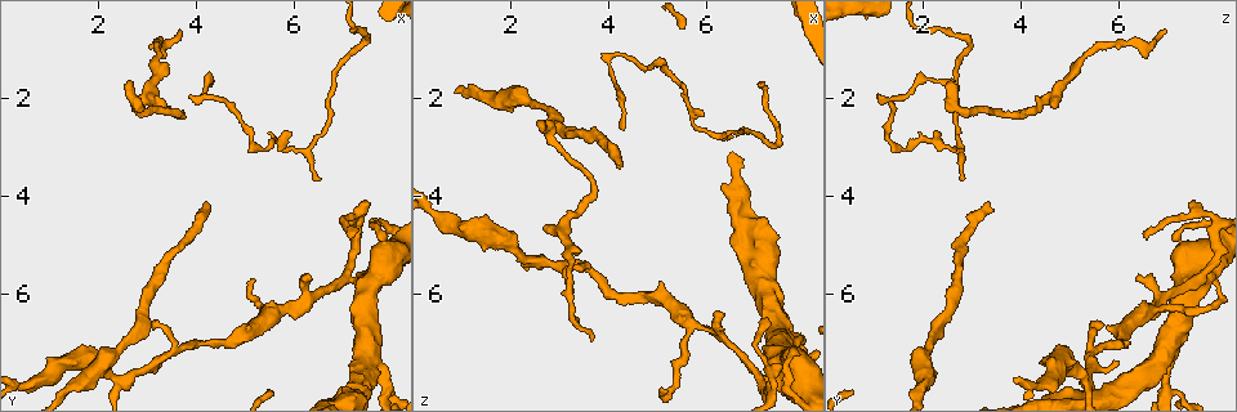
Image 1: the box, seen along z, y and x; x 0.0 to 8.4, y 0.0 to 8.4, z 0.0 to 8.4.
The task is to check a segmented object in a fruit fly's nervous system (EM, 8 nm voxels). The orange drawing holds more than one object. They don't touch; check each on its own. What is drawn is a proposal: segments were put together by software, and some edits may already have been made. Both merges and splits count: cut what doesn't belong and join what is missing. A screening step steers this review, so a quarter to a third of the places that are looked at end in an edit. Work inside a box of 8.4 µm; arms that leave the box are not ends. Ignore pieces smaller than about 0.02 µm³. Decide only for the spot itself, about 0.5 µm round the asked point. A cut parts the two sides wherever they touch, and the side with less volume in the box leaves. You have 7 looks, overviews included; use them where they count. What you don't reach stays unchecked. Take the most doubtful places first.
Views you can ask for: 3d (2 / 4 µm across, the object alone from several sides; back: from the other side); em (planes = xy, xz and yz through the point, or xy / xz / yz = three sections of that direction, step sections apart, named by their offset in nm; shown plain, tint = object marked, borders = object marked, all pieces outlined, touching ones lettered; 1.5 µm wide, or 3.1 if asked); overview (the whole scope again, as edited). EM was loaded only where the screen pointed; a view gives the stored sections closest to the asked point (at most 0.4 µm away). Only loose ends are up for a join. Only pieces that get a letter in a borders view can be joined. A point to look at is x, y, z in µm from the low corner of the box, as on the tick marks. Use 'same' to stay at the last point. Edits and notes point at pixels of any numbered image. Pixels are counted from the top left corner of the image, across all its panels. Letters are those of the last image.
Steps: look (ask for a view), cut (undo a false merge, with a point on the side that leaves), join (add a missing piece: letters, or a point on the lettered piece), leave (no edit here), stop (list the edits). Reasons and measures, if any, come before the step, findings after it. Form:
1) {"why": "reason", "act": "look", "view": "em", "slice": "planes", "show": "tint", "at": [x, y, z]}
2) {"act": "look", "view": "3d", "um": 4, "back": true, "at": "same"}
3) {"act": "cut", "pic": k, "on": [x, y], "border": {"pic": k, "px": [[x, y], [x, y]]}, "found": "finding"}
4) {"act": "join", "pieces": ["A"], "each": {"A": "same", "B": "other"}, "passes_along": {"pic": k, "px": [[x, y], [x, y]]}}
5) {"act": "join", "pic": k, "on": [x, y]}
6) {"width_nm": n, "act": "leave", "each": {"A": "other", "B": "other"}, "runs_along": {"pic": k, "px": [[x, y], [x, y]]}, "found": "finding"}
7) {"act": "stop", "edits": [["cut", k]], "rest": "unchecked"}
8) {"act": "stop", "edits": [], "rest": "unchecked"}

{"why": "end of a long branch", "act": "look", "view": "em", "slice": "xy", "step": 8, "show": "borders", "at": [4.25, 4.25, 3.40]}

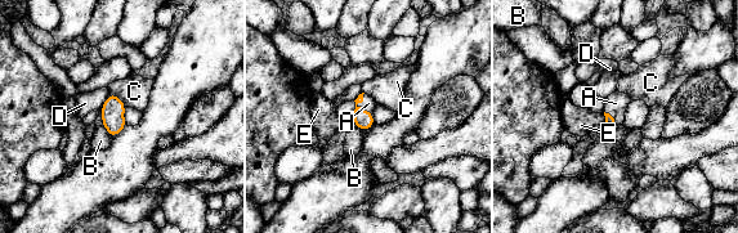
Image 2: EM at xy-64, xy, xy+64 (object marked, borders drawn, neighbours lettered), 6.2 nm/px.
{"why": "another direction", "act": "look", "view": "em", "slice": "planes", "show": "borders", "at": "same"}

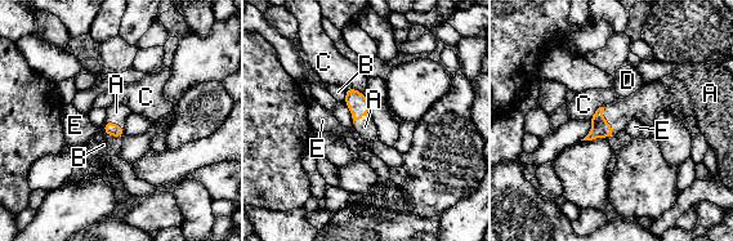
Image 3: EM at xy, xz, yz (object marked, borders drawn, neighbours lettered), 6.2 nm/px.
{"act": "join", "pieces": ["A"], "each": {"A": "same", "B": "other", "C": "other", "D": "other", "E": "other"}, "passes_along": {"pic": 3, "px": [[600, 128], [607, 121], [643, 106]]}, "found": "the neuron continues"}

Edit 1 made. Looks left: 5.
{"act": "look", "view": "overview"}

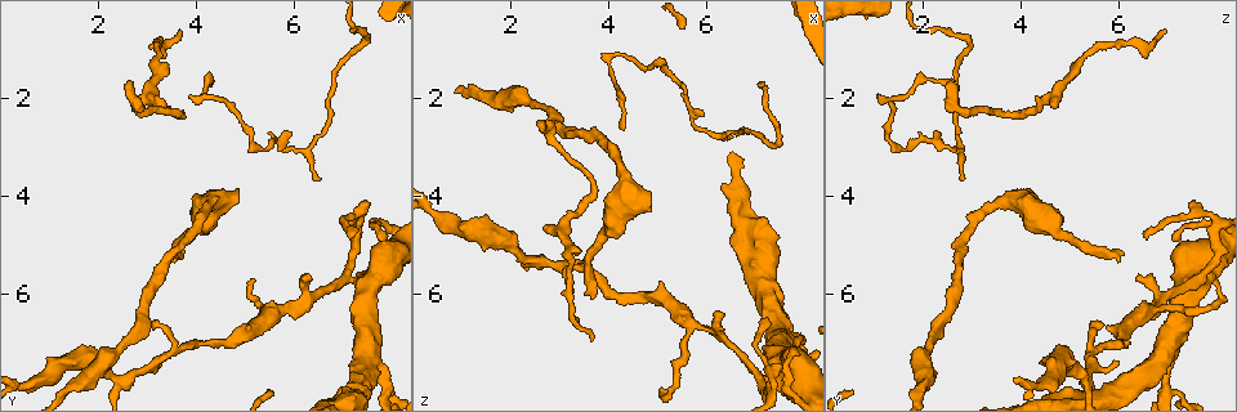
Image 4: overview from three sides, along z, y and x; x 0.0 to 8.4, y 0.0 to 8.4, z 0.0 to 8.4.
{"why": "branch stops here", "act": "look", "view": "3d", "um": 2, "at": [6.35, 5.55, 6.45]}

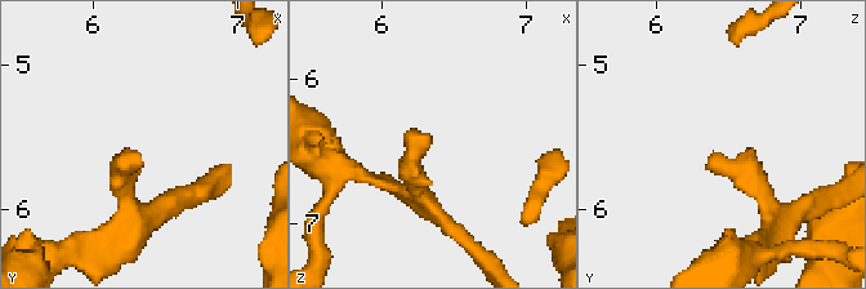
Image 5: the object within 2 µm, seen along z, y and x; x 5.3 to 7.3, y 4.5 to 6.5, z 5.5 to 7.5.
{"why": "now the EM", "act": "look", "view": "em", "slice": "planes", "show": "borders", "at": [6.30, 5.60, 6.40]}

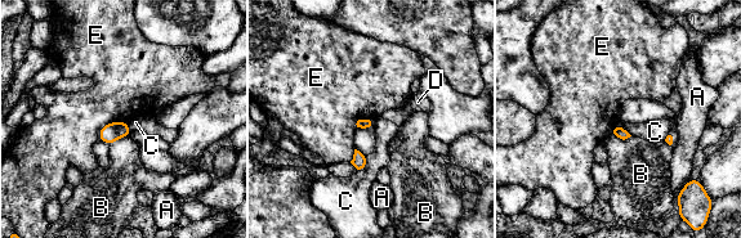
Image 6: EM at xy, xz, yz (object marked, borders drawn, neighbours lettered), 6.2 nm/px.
{"width_nm": 70, "act": "leave", "each": {"A": "other", "B": "other", "C": "other", "D": "other", "E": "other"}, "border": {"pic": 6, "px": [[614, 129], [623, 128], [632, 135]]}, "found": "no lettered piece goes on from it"}

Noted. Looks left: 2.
{"why": "calibre changes", "act": "look", "view": "em", "slice": "planes", "show": "borders", "at": [1.55, 7.90, 2.05]}

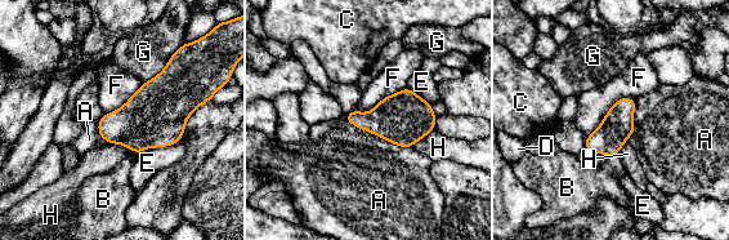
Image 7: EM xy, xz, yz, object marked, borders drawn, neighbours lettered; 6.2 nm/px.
{"act": "leave", "each": {"A": "other", "B": "other", "C": "other", "D": "other", "E": "other", "F": "other", "G": "other", "H": "other"}, "border": {"pic": 7, "px": [[110, 143], [124, 145], [137, 154]]}, "found": "one neuron here"}

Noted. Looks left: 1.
{"act": "stop", "edits": [["join", 3]], "rest": "unchecked"}

